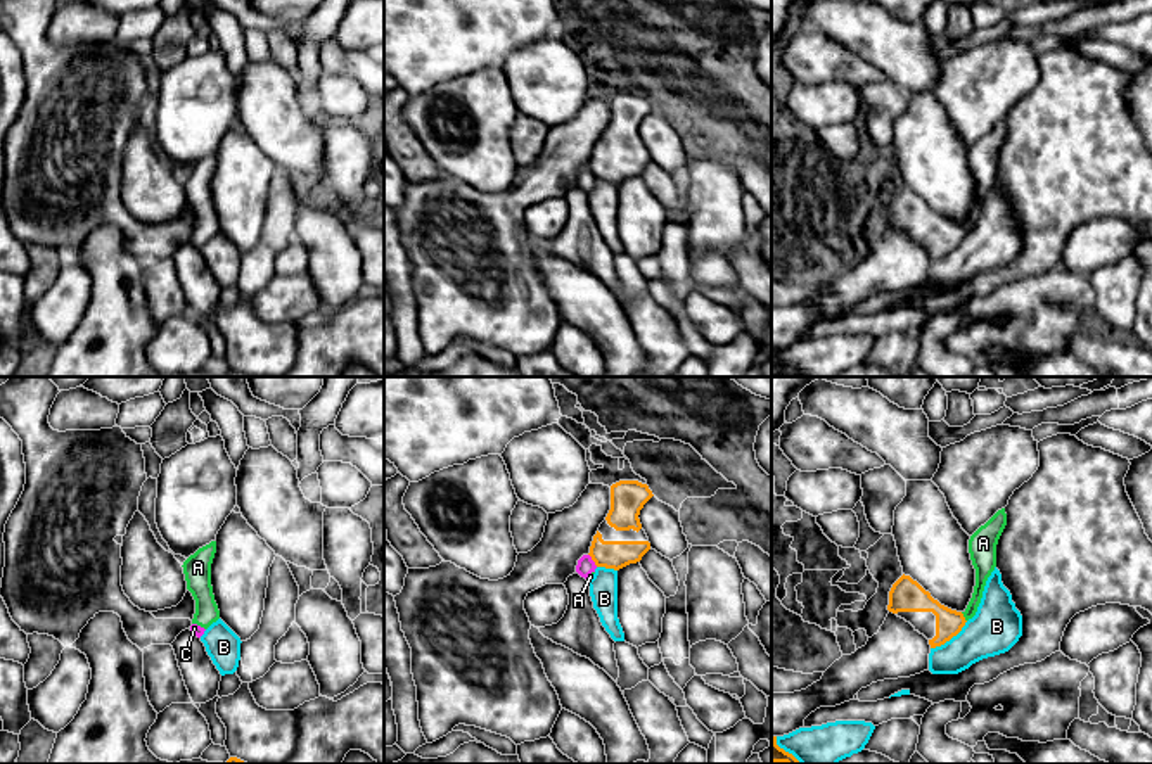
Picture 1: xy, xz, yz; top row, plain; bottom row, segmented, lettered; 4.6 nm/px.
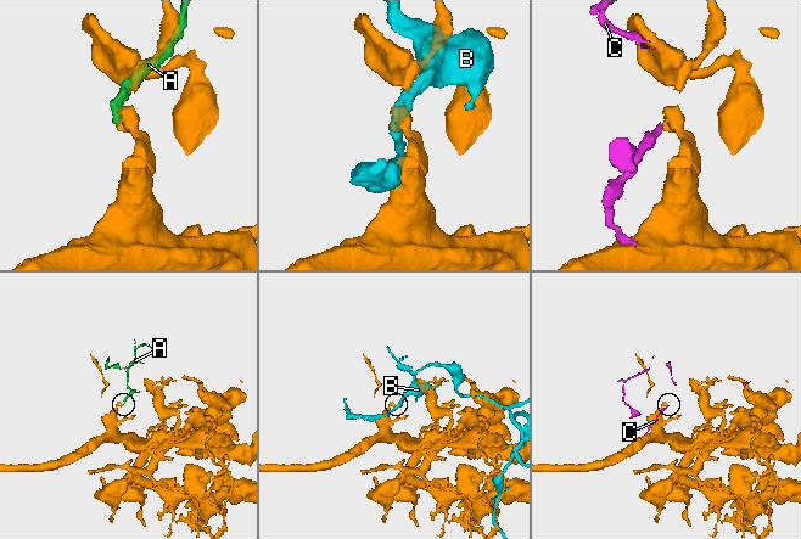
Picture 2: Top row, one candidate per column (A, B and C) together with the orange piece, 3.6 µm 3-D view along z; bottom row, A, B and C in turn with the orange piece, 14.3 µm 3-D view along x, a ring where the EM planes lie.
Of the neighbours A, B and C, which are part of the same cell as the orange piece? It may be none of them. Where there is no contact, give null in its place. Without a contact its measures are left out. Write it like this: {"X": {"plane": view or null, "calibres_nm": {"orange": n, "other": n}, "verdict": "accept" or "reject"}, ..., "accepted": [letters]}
{"A": {"plane": "yz", "calibres_nm": {"orange": 130, "other": 80}, "verdict": "reject"}, "B": {"plane": "yz", "calibres_nm": {"orange": 130, "other": 240}, "verdict": "reject"}, "C": {"plane": "xz", "calibres_nm": {"orange": 130, "other": 80}, "verdict": "reject"}, "accepted": []}

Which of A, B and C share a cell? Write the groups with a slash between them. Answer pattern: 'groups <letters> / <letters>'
groups A C / B

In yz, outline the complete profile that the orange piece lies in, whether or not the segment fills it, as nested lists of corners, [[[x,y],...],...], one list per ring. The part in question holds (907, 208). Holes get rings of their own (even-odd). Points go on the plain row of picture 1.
[[[901,188],[889,204],[887,223],[910,235],[929,252],[931,261],[941,259],[965,239],[962,225],[941,218],[910,188]]]

